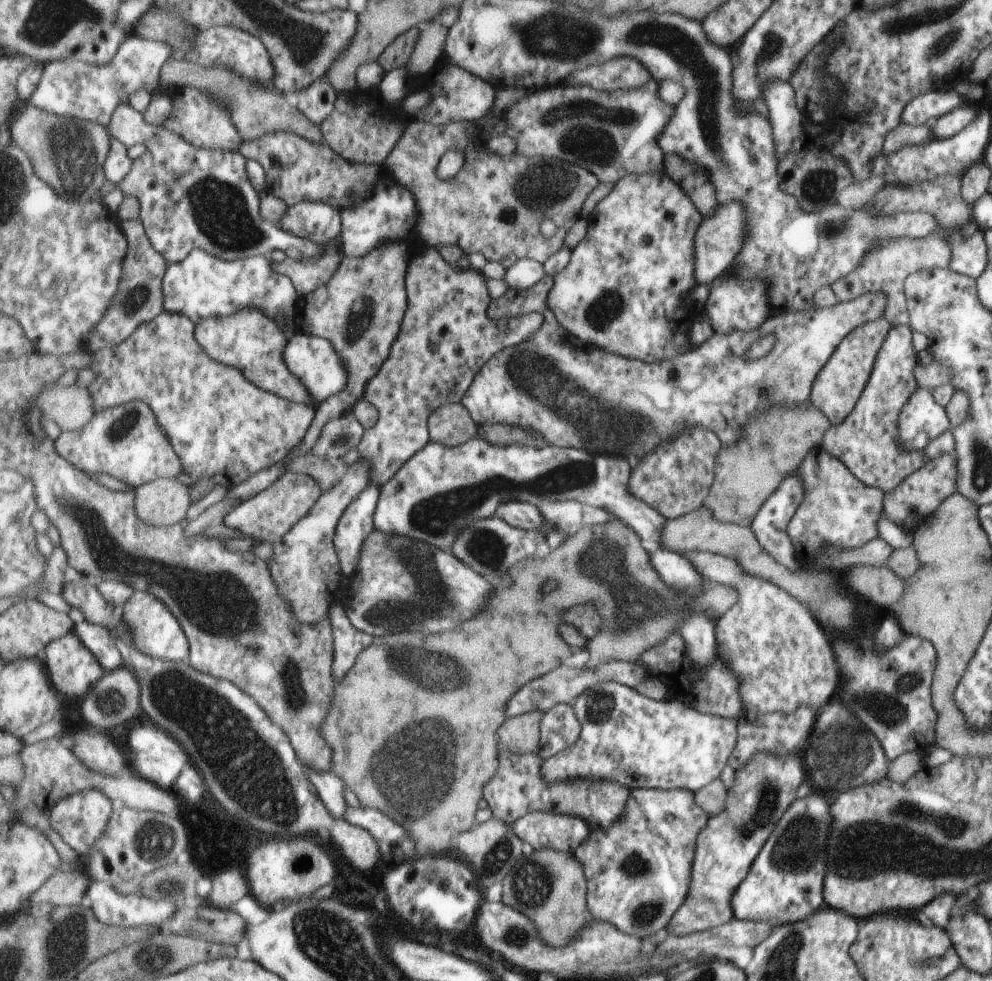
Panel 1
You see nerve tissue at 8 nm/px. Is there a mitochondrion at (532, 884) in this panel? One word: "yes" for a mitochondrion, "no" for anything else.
yes

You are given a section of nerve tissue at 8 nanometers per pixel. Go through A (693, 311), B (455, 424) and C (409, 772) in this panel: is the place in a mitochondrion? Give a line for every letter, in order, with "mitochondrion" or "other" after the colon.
A: other
B: other
C: mitochondrion

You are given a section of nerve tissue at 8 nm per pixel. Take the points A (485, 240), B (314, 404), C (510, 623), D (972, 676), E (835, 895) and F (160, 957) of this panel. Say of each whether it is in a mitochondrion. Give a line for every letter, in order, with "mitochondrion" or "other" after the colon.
A: other
B: other
C: other
D: other
E: other
F: mitochondrion

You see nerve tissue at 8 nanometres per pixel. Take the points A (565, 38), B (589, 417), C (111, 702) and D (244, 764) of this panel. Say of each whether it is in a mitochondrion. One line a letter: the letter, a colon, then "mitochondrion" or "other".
A: mitochondrion
B: mitochondrion
C: mitochondrion
D: mitochondrion

